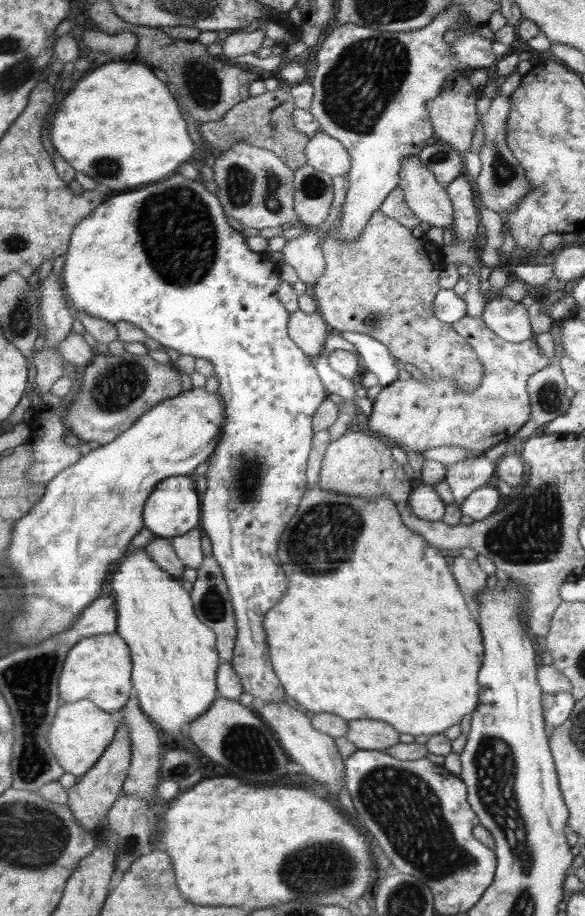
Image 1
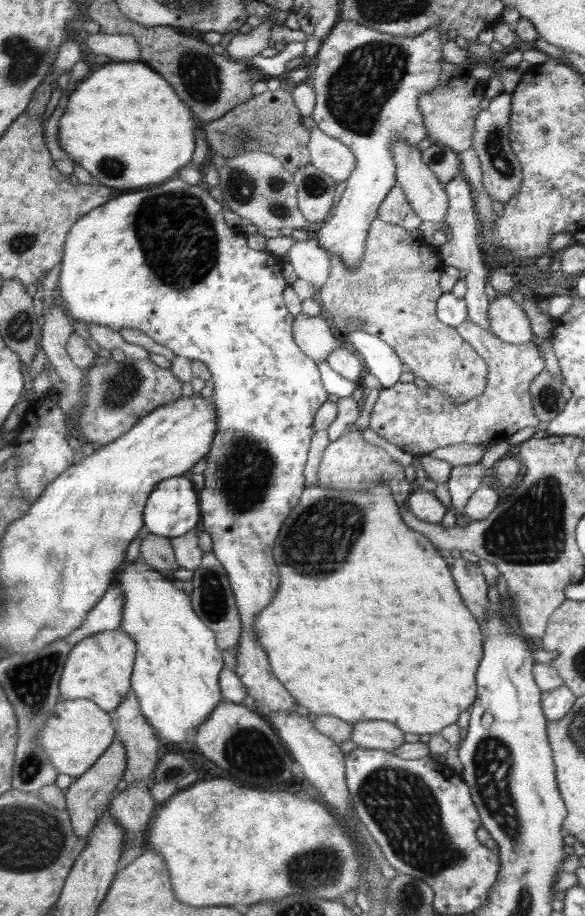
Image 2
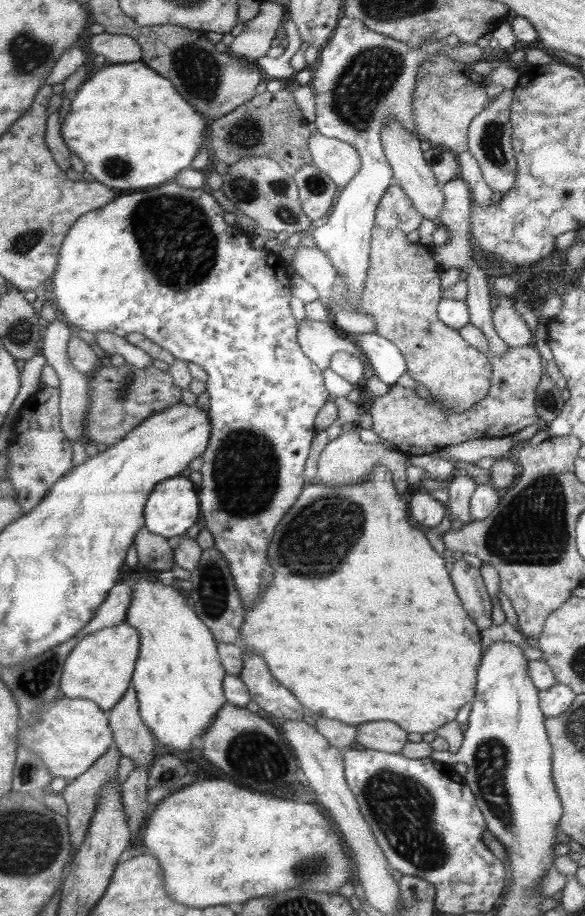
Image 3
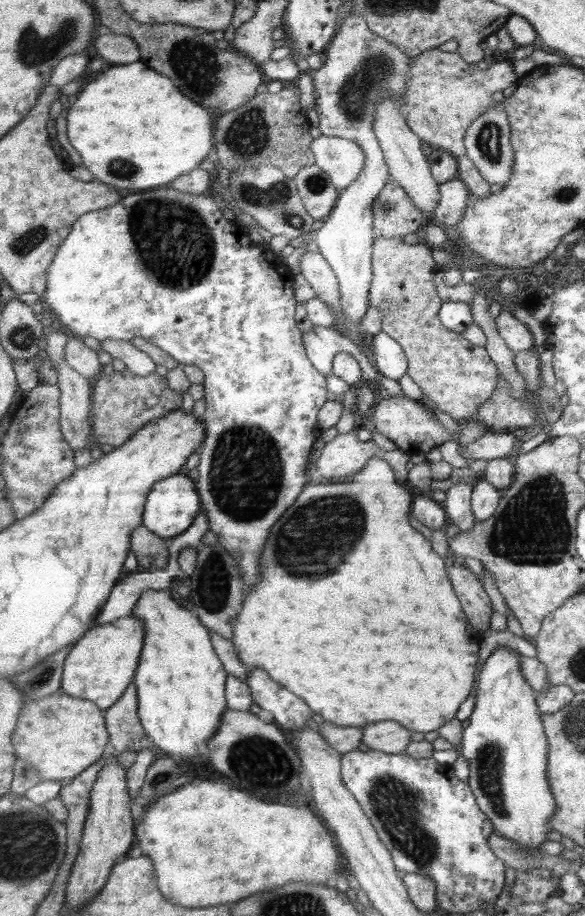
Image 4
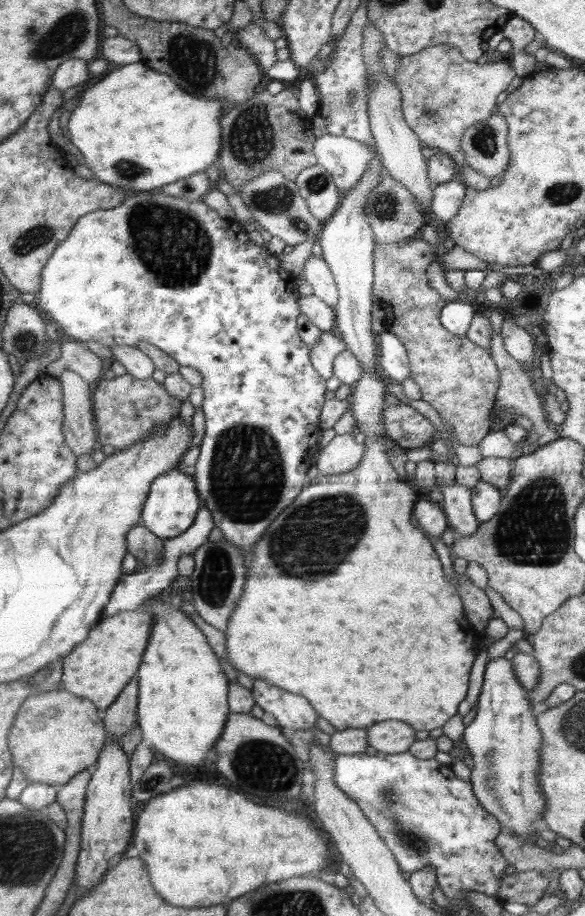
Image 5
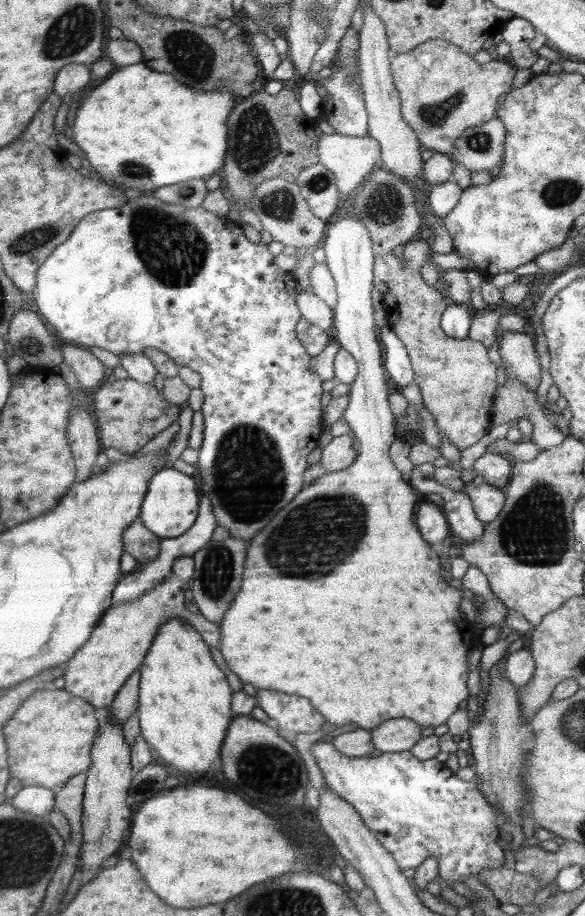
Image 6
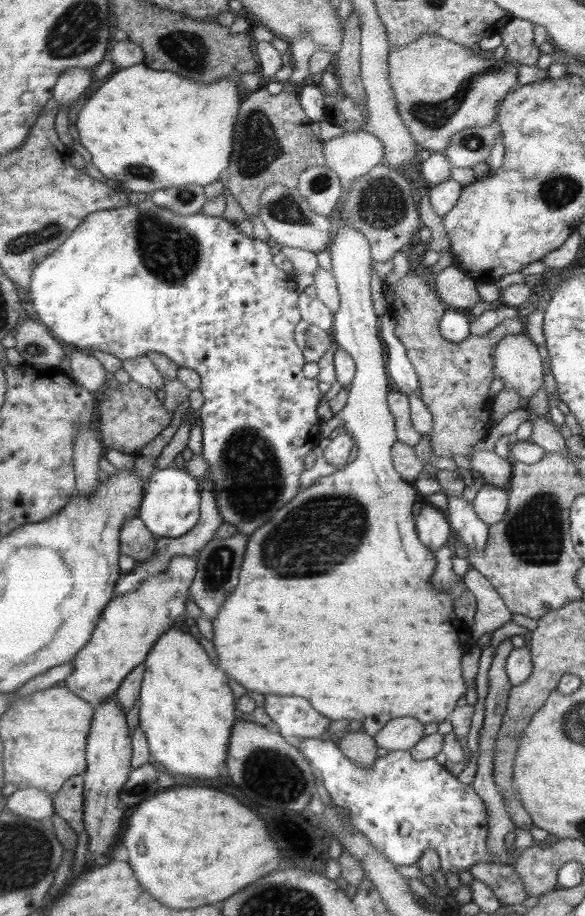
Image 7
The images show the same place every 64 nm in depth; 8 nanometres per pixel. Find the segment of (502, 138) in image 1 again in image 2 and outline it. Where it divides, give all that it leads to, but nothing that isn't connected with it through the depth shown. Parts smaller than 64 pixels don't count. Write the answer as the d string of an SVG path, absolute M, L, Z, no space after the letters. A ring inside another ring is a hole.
M502 92L489 100L490 105L481 110L476 117L472 135L472 148L478 154L483 172L482 184L492 200L506 204L520 188L522 169L512 150L509 134L509 116L511 113L511 93Z

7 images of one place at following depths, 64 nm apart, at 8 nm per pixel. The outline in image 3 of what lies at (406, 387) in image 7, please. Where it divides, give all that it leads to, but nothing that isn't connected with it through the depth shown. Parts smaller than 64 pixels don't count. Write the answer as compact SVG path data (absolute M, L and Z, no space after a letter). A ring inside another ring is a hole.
M375 333L355 334L351 338L373 368L373 374L384 384L393 386L407 372L407 364L400 349L388 339Z

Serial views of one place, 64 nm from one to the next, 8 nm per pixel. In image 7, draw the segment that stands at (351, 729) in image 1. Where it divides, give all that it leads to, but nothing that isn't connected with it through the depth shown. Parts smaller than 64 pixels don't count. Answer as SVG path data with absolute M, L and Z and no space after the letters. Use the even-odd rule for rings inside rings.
M413 716L390 719L374 736L376 745L388 751L410 751L422 740L424 726Z

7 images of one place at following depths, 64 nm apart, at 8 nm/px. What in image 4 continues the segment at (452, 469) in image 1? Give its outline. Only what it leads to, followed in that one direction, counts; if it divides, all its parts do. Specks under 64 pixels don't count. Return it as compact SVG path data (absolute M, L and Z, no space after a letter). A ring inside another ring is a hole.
M459 482L452 485L445 493L446 498L443 504L448 522L452 522L461 531L470 530L476 522L471 511L471 494L473 485L466 482Z

